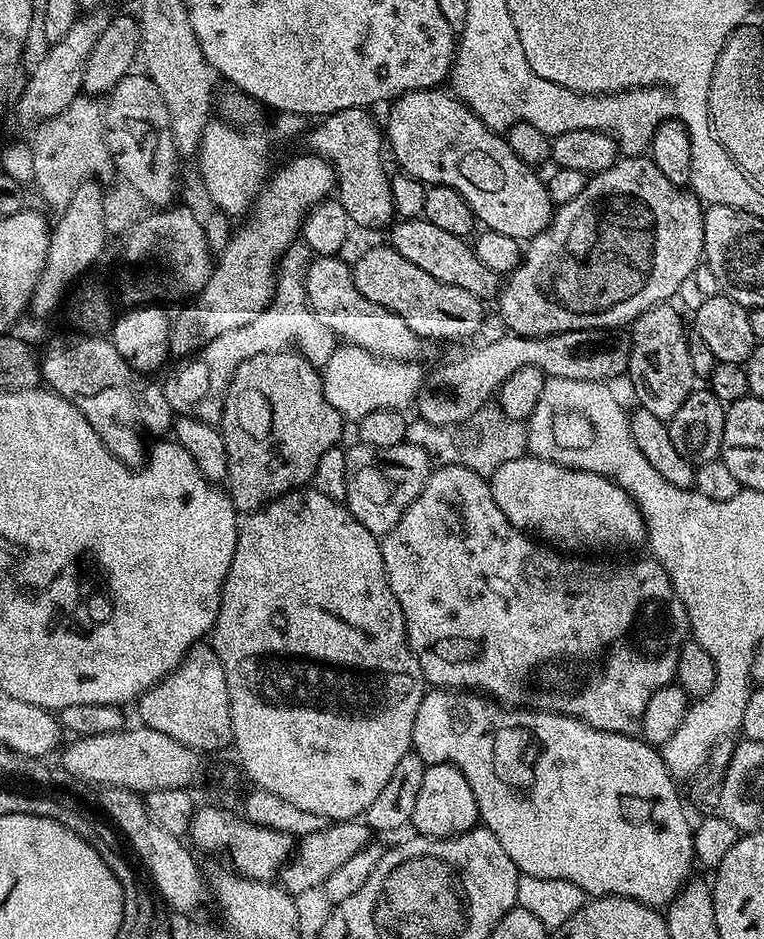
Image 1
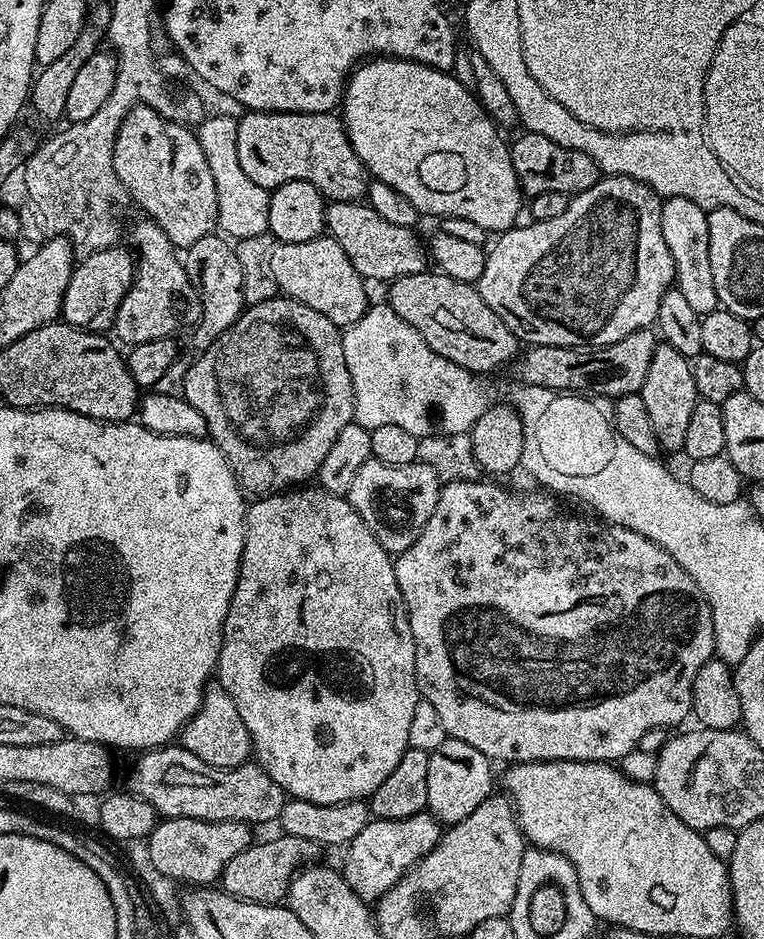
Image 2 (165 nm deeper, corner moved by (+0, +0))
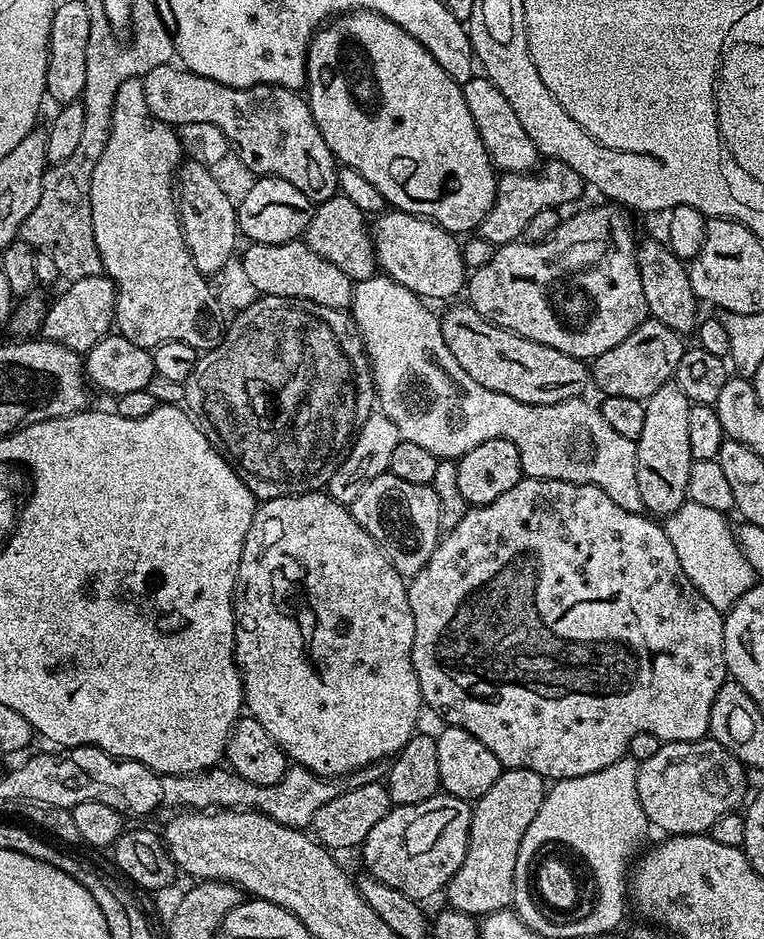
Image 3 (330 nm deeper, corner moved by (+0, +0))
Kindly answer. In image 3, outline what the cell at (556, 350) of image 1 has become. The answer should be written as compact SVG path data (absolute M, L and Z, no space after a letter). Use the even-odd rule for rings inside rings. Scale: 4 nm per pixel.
M646 318L618 346L606 350L606 354L597 356L590 364L590 380L601 388L604 396L623 394L625 398L646 401L658 386L669 383L678 370L678 362L682 362L682 354L686 350L681 333L670 330L670 326L662 326L662 322Z

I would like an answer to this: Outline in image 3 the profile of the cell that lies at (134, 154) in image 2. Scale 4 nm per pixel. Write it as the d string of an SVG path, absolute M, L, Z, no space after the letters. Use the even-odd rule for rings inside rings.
M188 158L181 163L175 177L176 211L180 214L180 225L184 231L184 241L190 250L194 266L205 278L221 273L238 241L236 223L237 205L224 193L224 188L212 177L213 170L207 163Z

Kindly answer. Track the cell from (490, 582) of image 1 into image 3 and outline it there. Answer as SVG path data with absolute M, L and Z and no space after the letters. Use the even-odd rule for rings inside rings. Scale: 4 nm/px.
M522 478L494 502L469 507L458 526L441 535L434 554L430 554L430 562L407 585L414 614L412 661L414 674L418 674L421 701L427 707L429 704L445 720L445 725L474 734L504 768L534 770L534 774L548 782L582 778L582 774L594 774L594 770L602 770L610 762L629 755L630 740L636 734L656 735L661 742L694 742L709 735L714 694L729 679L721 609L710 606L694 582L686 578L686 570L682 570L682 562L678 562L678 554L670 546L663 527L647 515L622 510L598 486Z

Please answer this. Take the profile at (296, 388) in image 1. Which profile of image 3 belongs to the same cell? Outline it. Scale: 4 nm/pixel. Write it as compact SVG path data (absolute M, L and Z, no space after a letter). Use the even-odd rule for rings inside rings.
M257 295L252 305L246 306L245 309L233 315L230 322L232 325L229 328L227 325L220 345L207 349L199 357L188 380L182 384L185 400L183 403L187 411L203 425L210 443L223 456L224 461L235 470L238 478L242 478L242 482L252 491L257 501L263 502L283 496L297 496L303 492L321 491L334 474L334 470L340 465L342 457L347 453L357 428L363 426L376 404L376 383L372 380L372 369L368 366L368 356L364 352L364 343L358 326L343 308L318 306L309 300L299 300L289 296L262 295Z

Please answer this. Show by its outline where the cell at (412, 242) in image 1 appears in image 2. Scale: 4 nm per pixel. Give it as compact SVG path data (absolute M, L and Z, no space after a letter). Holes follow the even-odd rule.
M332 202L327 205L324 214L327 235L342 246L346 258L350 258L350 266L358 270L365 281L384 280L391 282L425 271L429 267L430 260L420 249L420 240L413 229L406 226L394 226L381 218L372 208L364 202Z

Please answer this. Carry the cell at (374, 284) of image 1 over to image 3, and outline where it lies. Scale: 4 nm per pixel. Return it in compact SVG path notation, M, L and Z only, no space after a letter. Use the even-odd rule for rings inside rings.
M467 302L455 304L453 303L451 306L448 306L453 306L453 308L446 309L440 316L442 338L446 342L446 346L450 346L450 354L454 354L454 358L458 358L458 366L462 366L462 370L466 370L466 374L470 374L470 378L474 378L474 382L486 386L486 390L498 390L498 394L510 394L510 398L518 398L518 402L526 402L527 404L557 404L563 400L574 400L583 397L585 395L584 391L590 388L590 368L585 361L575 360L570 354L562 354L562 350L554 350L550 346L542 346L530 338L522 338L510 330L500 328L497 324L492 324L486 318L482 318L482 314L478 314L478 310L474 310L471 304Z

